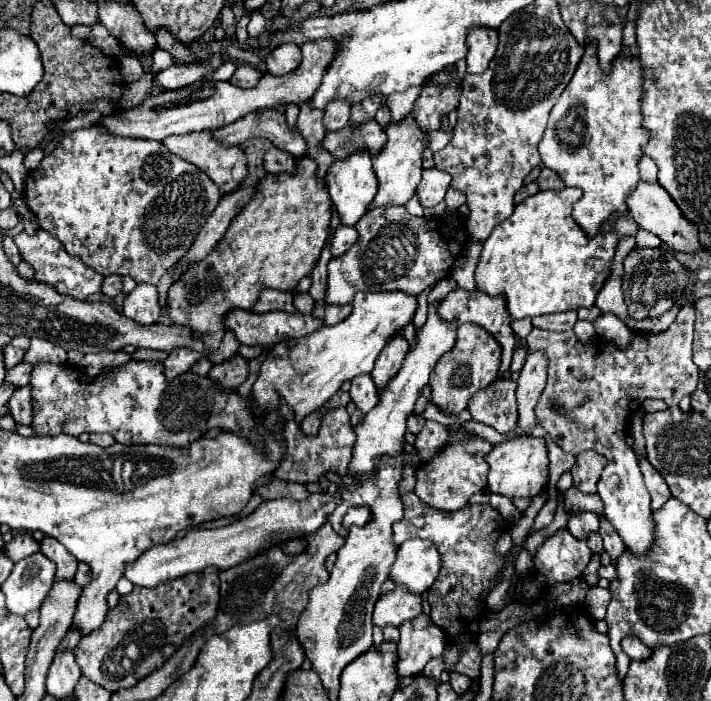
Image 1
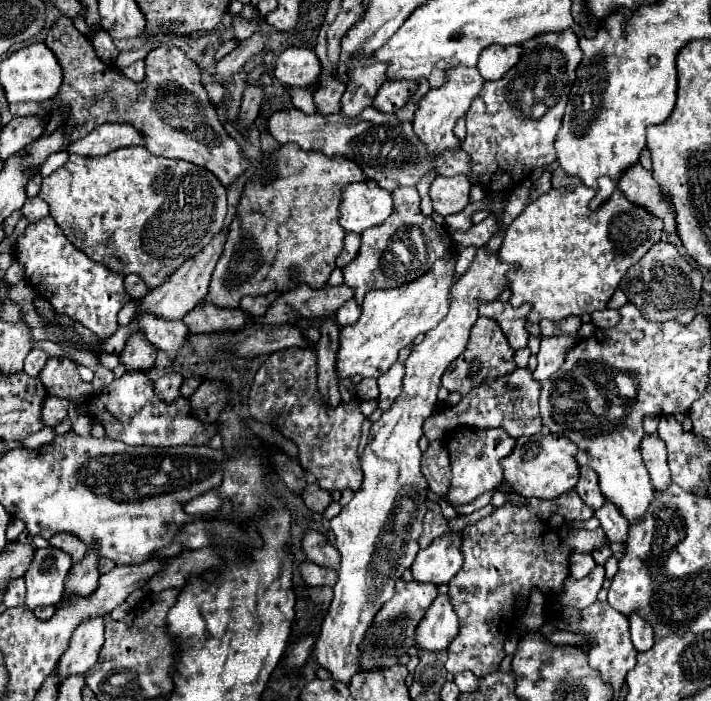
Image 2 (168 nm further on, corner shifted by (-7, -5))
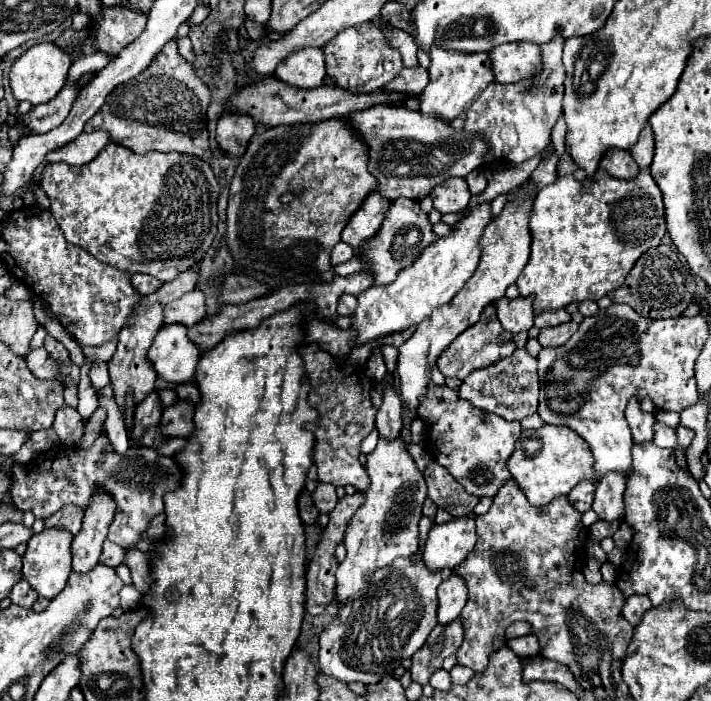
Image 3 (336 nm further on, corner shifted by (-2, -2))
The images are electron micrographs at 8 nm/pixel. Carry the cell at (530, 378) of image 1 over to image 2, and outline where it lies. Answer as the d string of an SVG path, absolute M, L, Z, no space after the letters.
M550 336L542 338L540 352L538 352L538 368L534 370L534 378L542 382L544 378L550 378L560 366L564 364L566 352L578 342L578 336Z

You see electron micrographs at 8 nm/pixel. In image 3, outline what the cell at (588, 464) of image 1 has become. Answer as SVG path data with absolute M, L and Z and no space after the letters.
M581 481L569 495L569 501L575 505L577 511L585 513L591 509L593 505L593 497L595 497L595 483L593 481Z

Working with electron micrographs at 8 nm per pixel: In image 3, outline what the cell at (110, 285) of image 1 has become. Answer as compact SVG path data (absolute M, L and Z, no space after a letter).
M135 273L135 275L131 275L131 285L135 287L135 291L137 291L139 295L147 295L147 293L155 291L155 289L161 285L161 281L157 281L157 279L151 277L151 275Z

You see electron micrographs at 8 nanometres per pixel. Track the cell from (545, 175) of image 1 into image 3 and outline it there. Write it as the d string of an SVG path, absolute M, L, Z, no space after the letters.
M565 153L561 159L559 159L559 165L557 165L557 177L567 177L567 175L573 175L573 171L577 169L577 165L573 163L573 159Z

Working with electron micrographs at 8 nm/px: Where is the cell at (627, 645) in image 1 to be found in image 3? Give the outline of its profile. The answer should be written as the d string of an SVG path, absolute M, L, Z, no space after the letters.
M633 595L625 601L625 607L621 613L633 627L637 627L643 619L643 613L649 609L651 609L651 601L645 595Z

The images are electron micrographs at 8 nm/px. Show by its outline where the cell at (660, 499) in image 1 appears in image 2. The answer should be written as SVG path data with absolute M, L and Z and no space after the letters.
M646 434L642 438L642 460L650 472L656 490L666 490L670 484L670 470L666 464L666 446L658 434Z

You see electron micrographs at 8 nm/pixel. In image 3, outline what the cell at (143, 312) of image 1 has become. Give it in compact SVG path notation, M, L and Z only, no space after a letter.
M171 323L159 329L159 333L153 339L153 345L149 349L149 361L155 365L155 371L169 383L185 383L195 373L195 367L199 363L199 349L195 343L191 343L187 335L187 327L181 323Z

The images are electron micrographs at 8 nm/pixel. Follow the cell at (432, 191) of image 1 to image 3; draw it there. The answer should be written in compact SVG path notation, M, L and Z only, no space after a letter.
M447 179L441 185L431 189L431 199L433 199L433 207L439 213L455 213L467 207L469 203L469 189L465 179Z

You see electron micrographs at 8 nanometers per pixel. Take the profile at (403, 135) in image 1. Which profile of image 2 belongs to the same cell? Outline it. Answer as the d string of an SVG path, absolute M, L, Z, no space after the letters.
M456 66L452 70L446 70L446 82L440 88L428 90L428 94L420 100L418 112L412 120L416 136L428 146L428 150L434 152L444 152L446 148L460 148L460 140L454 136L452 128L456 122L468 112L472 100L480 94L484 86L484 78L480 76L478 68L466 68L466 66Z

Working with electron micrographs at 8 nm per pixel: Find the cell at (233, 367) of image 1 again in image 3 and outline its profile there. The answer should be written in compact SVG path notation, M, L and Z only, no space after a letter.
M177 401L171 407L163 409L161 427L167 437L189 437L195 431L195 405L189 401Z

